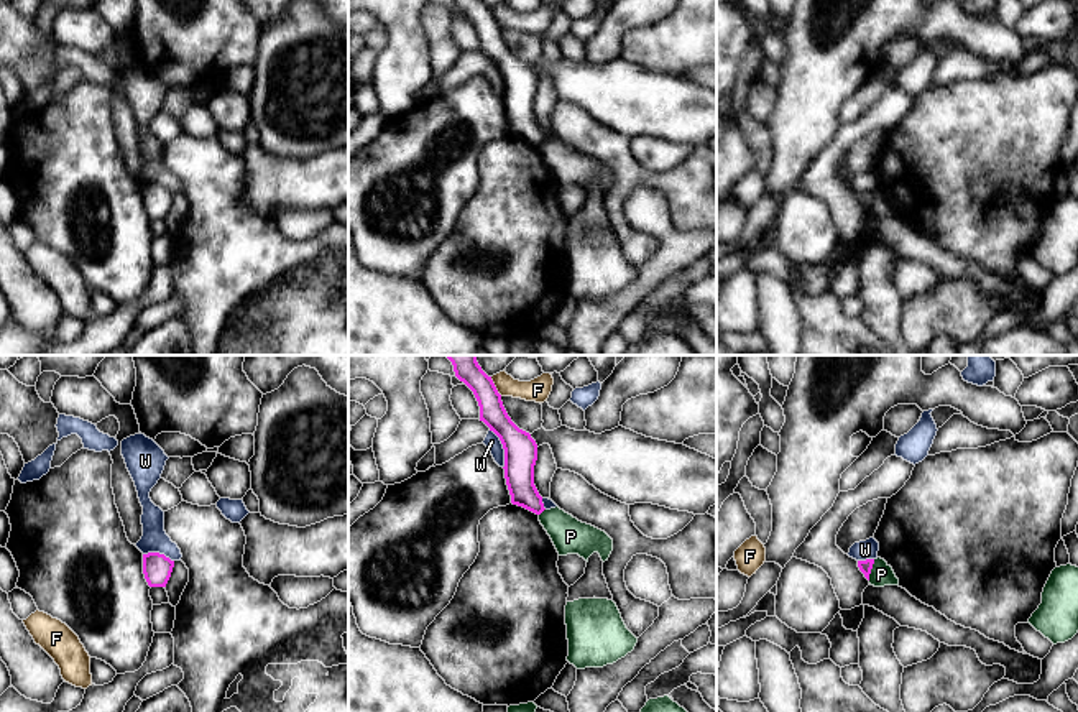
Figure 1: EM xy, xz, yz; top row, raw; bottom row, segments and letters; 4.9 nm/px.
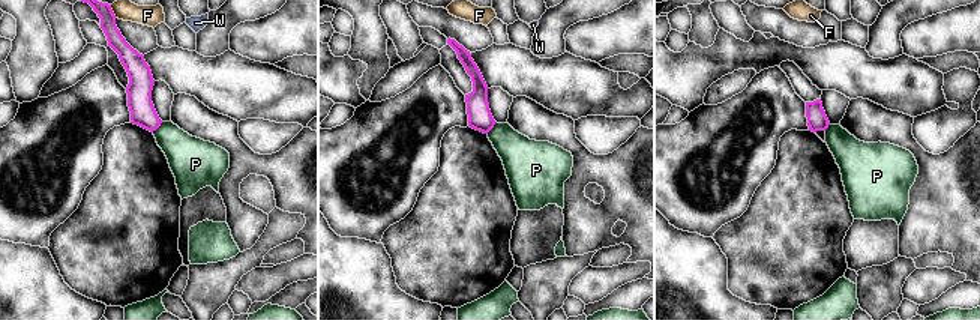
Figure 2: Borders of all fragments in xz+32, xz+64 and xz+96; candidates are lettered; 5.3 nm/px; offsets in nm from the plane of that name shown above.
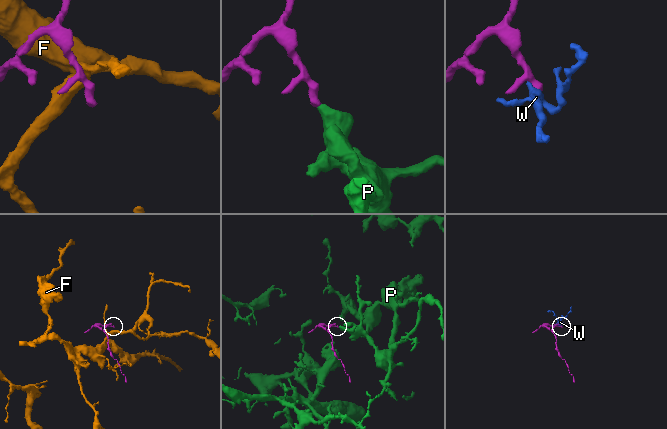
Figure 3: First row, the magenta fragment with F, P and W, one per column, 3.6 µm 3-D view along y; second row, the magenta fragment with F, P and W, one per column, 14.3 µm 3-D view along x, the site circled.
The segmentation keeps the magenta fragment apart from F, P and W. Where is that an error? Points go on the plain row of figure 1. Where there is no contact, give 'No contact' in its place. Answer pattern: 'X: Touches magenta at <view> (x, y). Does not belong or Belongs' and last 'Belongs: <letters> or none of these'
F: Touches magenta at xz (495, 18). Does not belong
P: Touches magenta at yz (870, 201). Does not belong
W: Touches magenta at xz (503, 79). Does not belong
Belongs: none of these

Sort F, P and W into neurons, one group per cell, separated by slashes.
F / P / W

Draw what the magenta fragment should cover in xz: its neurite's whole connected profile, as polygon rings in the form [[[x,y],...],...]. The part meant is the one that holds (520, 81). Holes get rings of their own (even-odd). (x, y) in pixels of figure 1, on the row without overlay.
[[[454,0],[454,3],[455,8],[473,23],[480,38],[480,53],[483,53],[503,76],[503,100],[511,135],[541,146],[546,140],[534,117],[534,97],[537,92],[536,72],[529,64],[519,61],[511,53],[491,8],[481,0]]]

